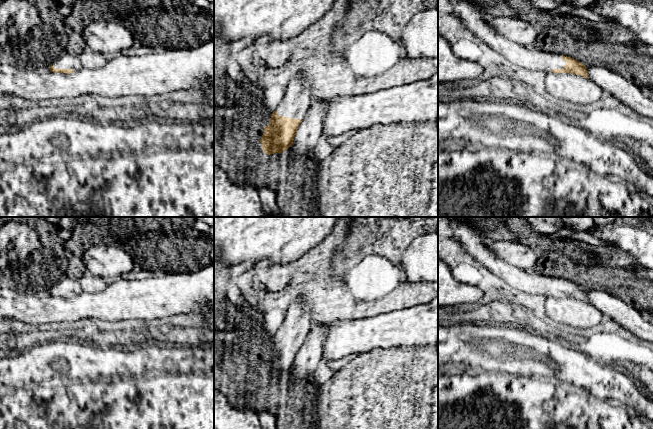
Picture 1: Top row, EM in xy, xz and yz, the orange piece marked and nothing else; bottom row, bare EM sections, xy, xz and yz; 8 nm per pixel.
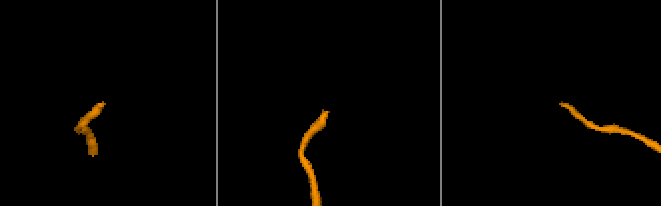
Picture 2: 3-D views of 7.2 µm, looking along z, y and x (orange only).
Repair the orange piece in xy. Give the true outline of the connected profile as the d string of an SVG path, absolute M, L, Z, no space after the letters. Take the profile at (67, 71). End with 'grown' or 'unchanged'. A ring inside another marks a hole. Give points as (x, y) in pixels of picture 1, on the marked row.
M64 52L59 58L49 65L50 72L70 74L82 69L78 56Z | grown

